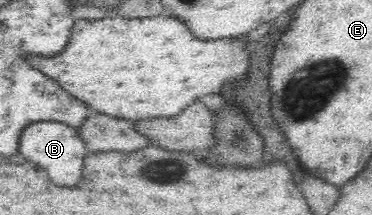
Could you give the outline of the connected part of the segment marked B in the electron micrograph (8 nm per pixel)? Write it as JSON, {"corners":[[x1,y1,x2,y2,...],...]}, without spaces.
{"corners":[[36,122,24,128,19,141,18,152,26,161,44,169,55,185,74,188,80,182,84,158,87,156,80,131,61,122]]}

